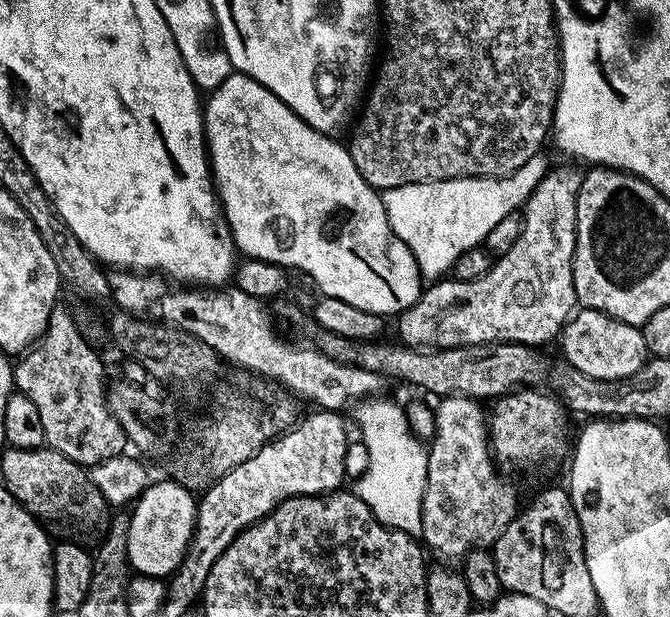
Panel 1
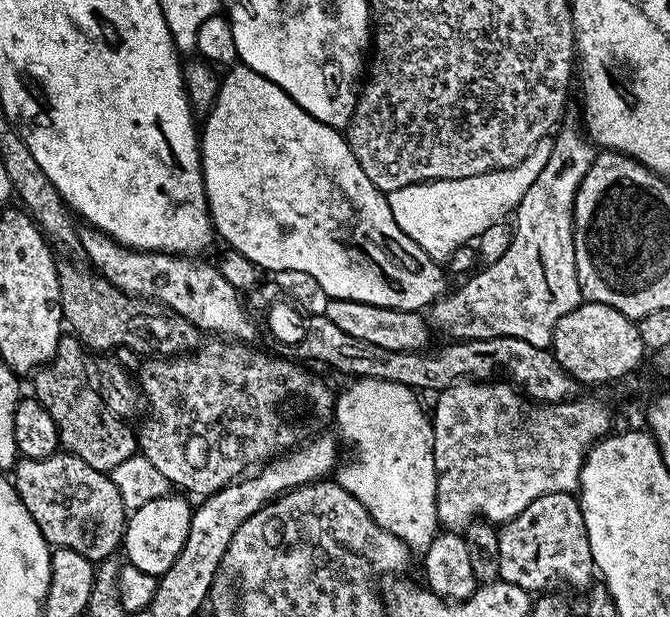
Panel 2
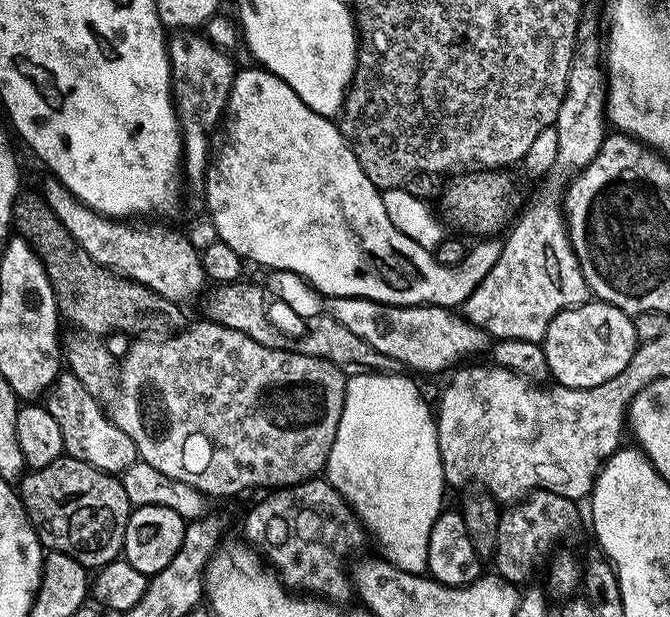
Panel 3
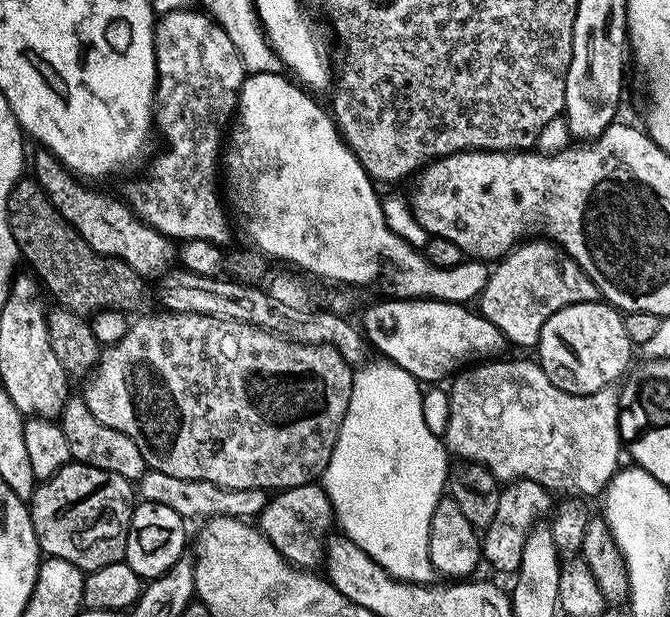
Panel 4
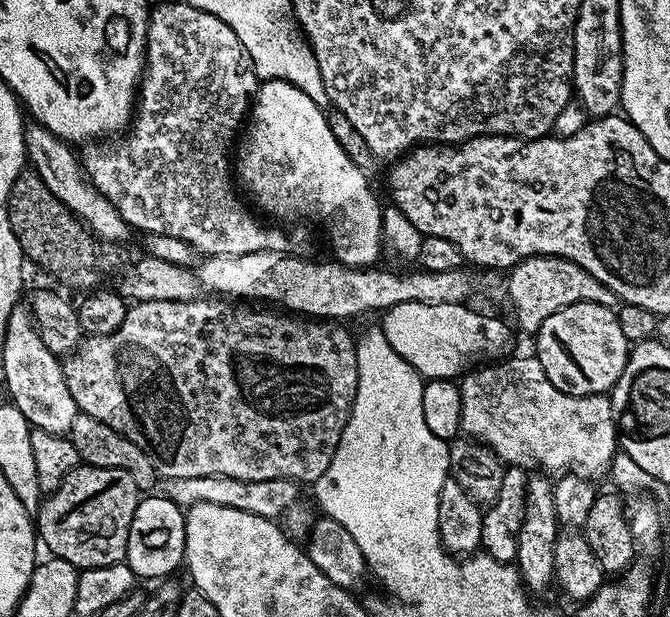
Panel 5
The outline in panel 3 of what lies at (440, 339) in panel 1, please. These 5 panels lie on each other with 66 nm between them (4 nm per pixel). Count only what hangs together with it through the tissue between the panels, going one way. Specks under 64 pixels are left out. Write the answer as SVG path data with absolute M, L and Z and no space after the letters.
M585 15L576 31L576 49L566 78L566 94L562 106L558 106L554 125L558 134L554 166L543 177L540 193L529 202L520 221L511 225L512 233L503 241L504 249L494 270L482 278L478 290L462 305L464 319L483 328L489 337L540 344L549 322L559 312L590 300L588 283L572 248L572 239L568 237L562 197L568 182L599 154L604 144L607 99L608 81L602 67L602 24Z

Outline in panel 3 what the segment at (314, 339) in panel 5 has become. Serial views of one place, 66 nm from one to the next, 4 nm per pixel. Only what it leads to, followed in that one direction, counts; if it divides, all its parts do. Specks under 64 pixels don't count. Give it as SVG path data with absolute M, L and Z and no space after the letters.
M207 318L201 321L201 324L189 323L183 330L165 335L163 338L133 339L129 352L119 361L120 388L115 400L110 404L110 415L118 430L122 430L122 434L126 434L126 438L134 442L137 457L154 466L154 470L162 470L166 478L178 478L178 482L194 486L209 498L236 496L247 488L264 488L263 490L289 488L292 484L300 484L304 480L319 477L327 469L330 450L338 434L338 422L342 418L342 406L348 385L344 369L333 364L331 360L325 360L323 356L307 356L267 348L262 346L262 342L254 342L254 338L238 330L214 324Z

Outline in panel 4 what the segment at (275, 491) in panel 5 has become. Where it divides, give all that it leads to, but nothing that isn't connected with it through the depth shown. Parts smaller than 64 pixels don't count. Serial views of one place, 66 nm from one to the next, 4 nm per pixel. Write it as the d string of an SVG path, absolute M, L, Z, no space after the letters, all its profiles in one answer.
M152 469L145 471L143 478L138 481L136 490L143 501L149 504L170 506L170 510L174 510L174 514L183 516L188 522L196 519L199 521L201 518L209 516L229 516L251 521L253 518L259 517L261 510L267 506L270 499L269 493L262 488L234 490L233 488L223 488L214 482L174 478L174 474L162 474Z

